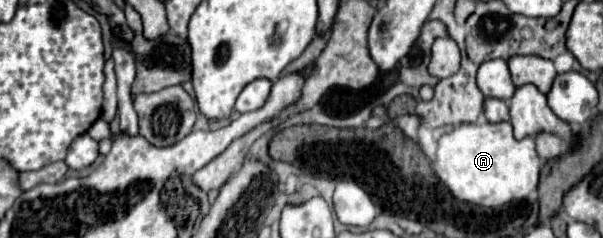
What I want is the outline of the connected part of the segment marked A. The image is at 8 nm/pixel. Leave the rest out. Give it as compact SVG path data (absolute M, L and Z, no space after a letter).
M510 122L458 124L452 132L440 136L432 172L440 184L460 202L496 208L512 200L524 200L536 192L542 160L536 154L534 138L516 140Z

